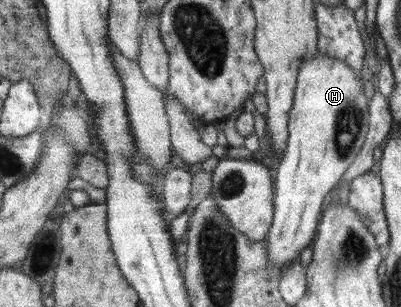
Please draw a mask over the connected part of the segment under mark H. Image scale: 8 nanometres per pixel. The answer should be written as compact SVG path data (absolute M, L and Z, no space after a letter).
M319 54L299 66L293 106L286 123L289 137L286 139L279 165L274 170L274 213L265 239L268 243L268 264L282 269L285 264L297 259L302 249L309 245L309 239L314 239L315 228L321 215L319 207L325 195L338 185L341 176L361 149L368 128L367 118L367 99L363 92L362 80L360 82L345 63Z

